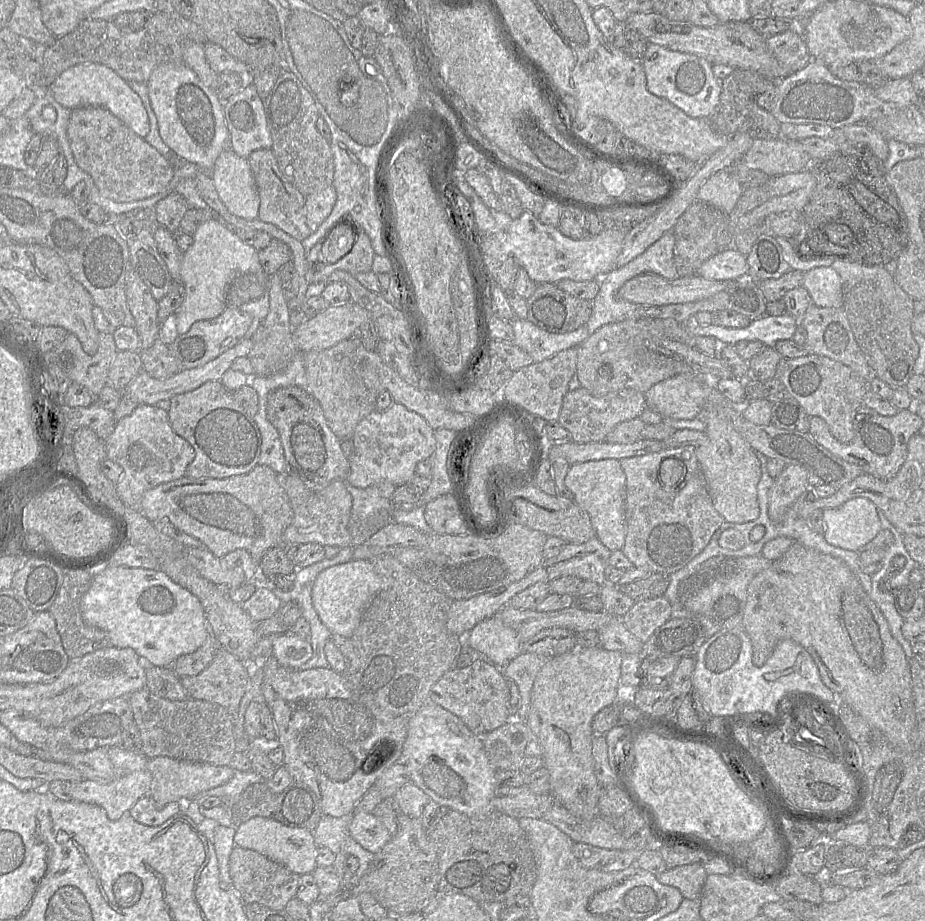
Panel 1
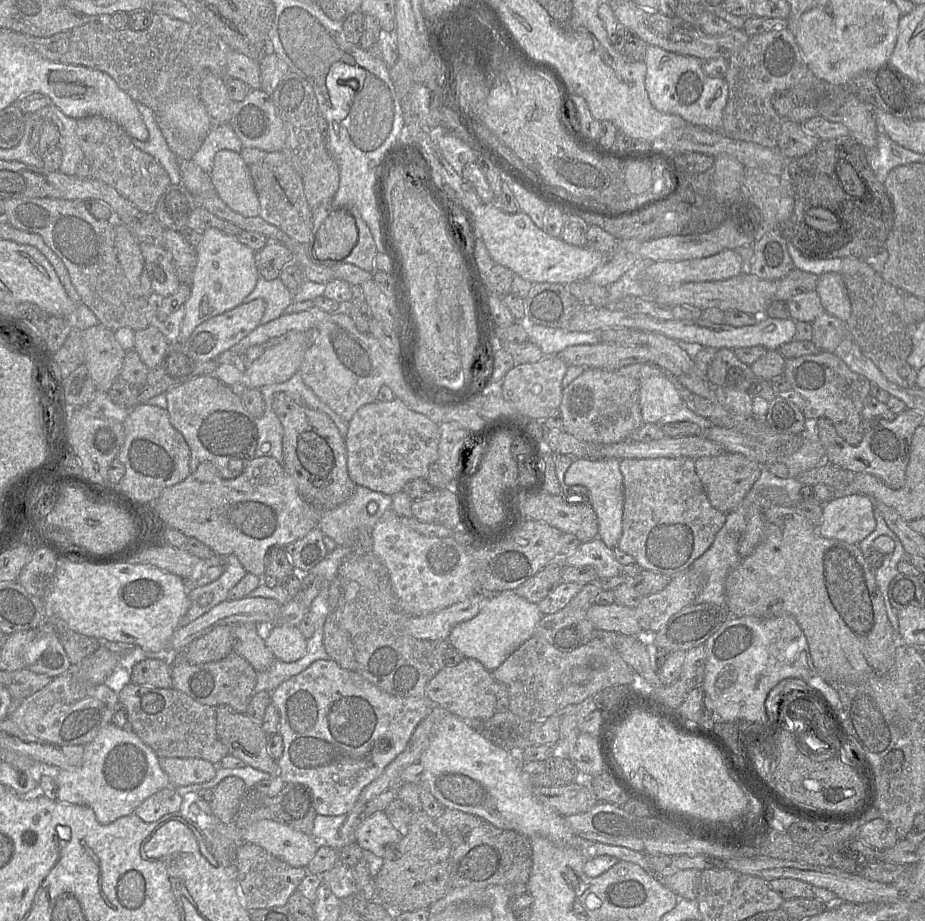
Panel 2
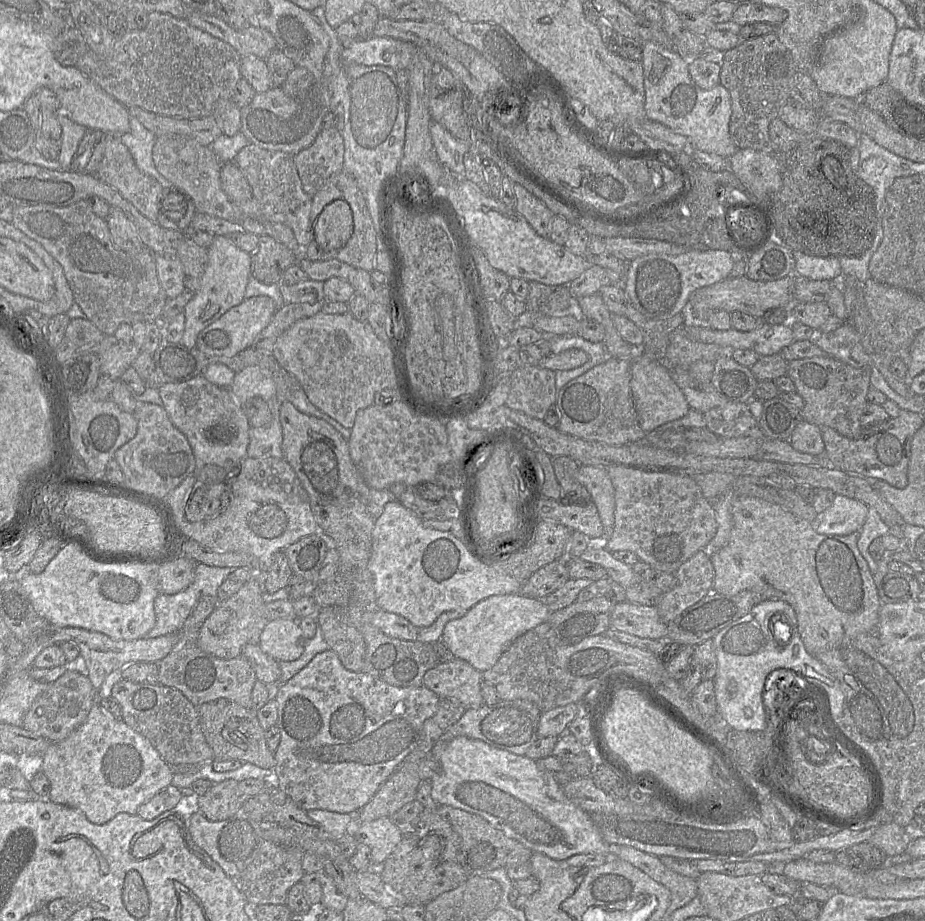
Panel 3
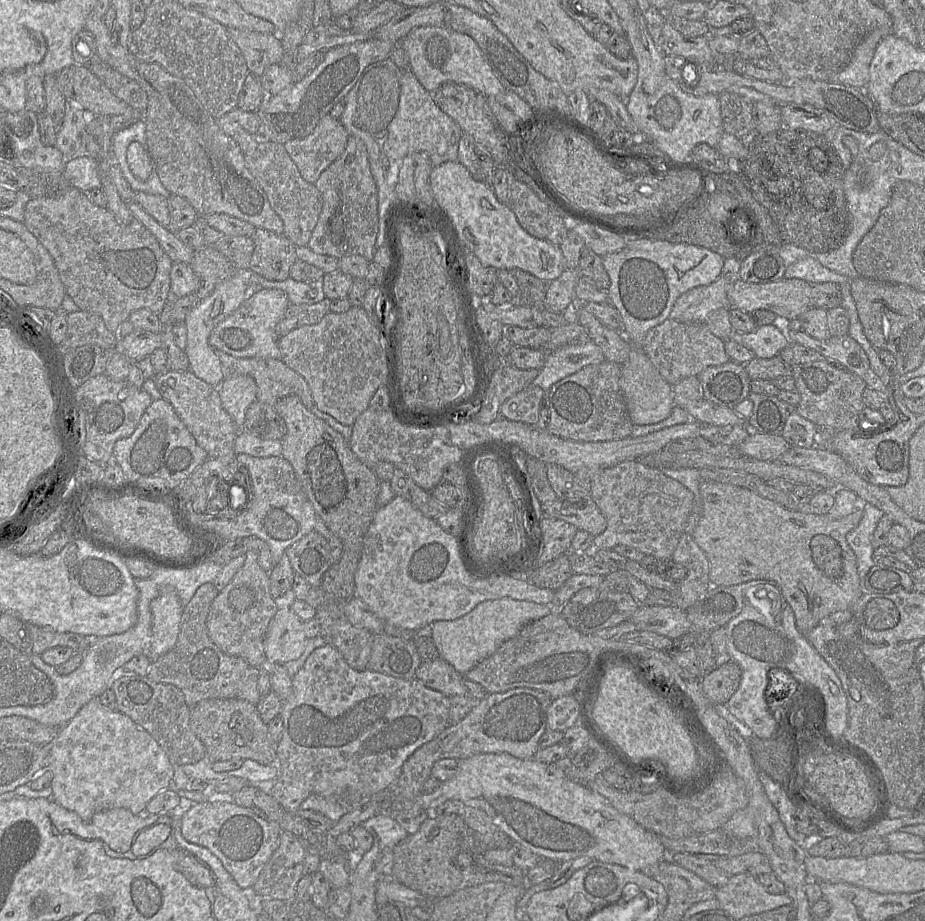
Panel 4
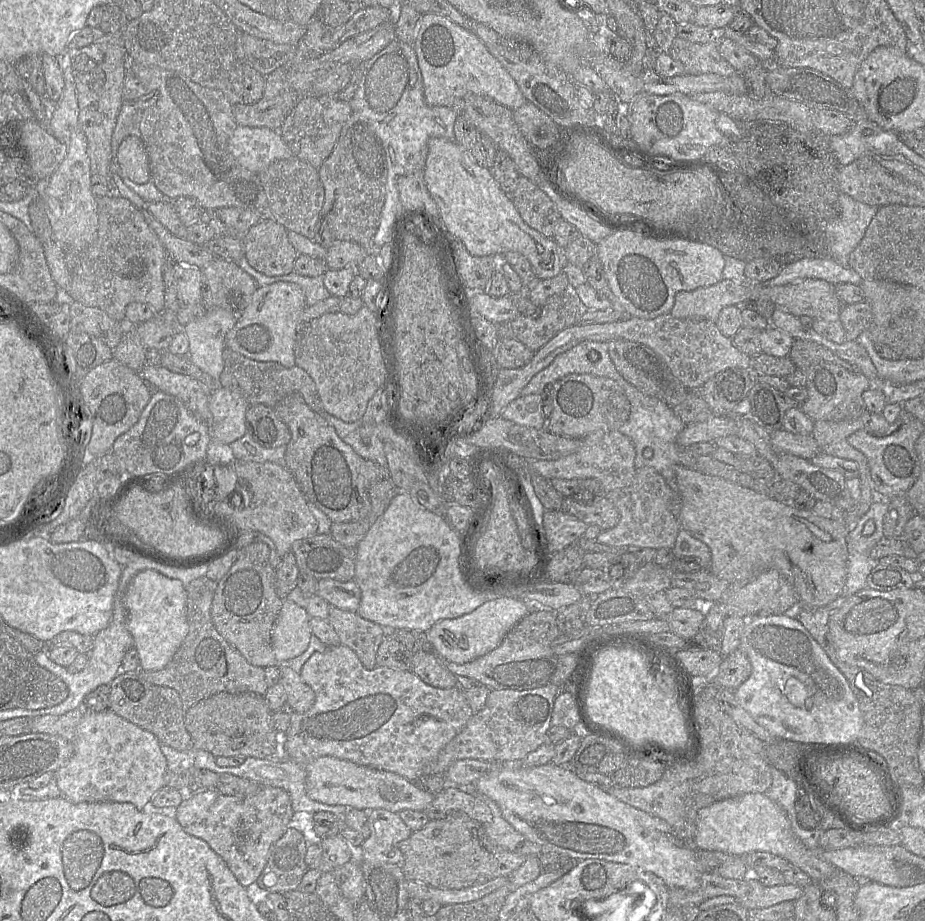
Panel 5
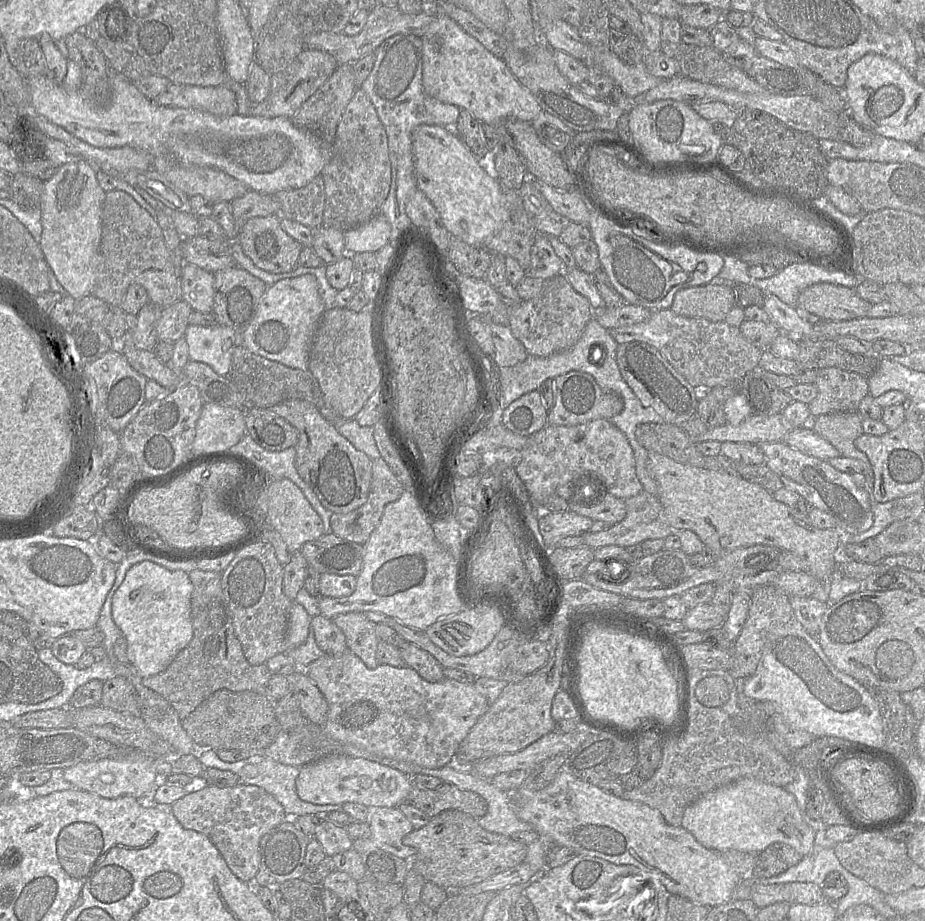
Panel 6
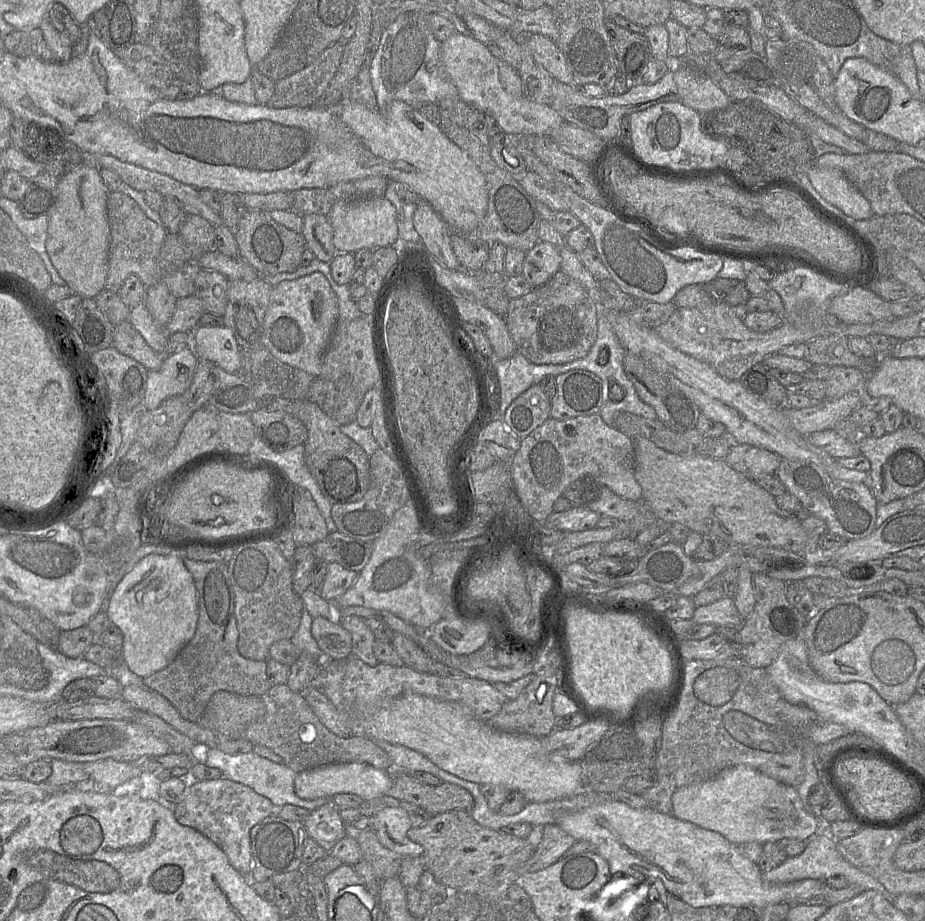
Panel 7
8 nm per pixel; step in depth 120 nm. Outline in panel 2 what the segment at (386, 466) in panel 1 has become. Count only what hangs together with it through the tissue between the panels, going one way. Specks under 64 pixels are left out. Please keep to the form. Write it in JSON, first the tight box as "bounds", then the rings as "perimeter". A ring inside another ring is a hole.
{"bounds":[348,399,439,496],"perimeter":[[[400,399],[372,402],[359,408],[348,423],[348,475],[356,486],[393,496],[409,481],[427,478],[429,466],[437,462],[439,442],[439,425],[410,410]]]}

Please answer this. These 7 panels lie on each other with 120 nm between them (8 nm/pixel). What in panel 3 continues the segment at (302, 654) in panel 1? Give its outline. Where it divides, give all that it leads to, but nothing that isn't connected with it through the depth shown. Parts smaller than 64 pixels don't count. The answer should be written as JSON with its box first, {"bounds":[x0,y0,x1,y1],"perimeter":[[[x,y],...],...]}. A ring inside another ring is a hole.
{"bounds":[259,618,304,662],"perimeter":[[[279,618],[265,625],[260,635],[259,646],[277,662],[295,661],[304,651],[304,640],[298,620]]]}

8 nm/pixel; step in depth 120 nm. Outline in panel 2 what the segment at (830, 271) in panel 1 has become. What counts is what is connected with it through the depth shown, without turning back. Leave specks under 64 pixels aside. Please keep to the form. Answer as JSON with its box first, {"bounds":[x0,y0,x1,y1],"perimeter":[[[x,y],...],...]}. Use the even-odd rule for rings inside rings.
{"bounds":[815,272,851,323],"perimeter":[[[837,272],[818,276],[815,291],[825,312],[846,323],[851,314],[851,303],[842,276]]]}

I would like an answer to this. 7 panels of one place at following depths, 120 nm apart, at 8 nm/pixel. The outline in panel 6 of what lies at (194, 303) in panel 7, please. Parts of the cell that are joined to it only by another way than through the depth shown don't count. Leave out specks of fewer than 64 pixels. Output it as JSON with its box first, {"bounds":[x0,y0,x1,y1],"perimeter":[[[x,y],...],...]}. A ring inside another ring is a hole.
{"bounds":[156,300,193,342],"perimeter":[[[180,300],[159,310],[156,321],[156,334],[159,341],[176,342],[185,335],[188,319],[193,311],[184,300]]]}

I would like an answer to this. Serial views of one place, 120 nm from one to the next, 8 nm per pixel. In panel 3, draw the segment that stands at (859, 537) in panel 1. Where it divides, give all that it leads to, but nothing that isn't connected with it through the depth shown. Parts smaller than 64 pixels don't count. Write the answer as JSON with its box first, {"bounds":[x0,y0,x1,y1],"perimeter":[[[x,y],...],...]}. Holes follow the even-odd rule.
{"bounds":[813,494,868,535],"perimeter":[[[837,494],[832,505],[813,522],[813,527],[817,533],[827,535],[849,535],[861,531],[868,508],[857,499]]]}

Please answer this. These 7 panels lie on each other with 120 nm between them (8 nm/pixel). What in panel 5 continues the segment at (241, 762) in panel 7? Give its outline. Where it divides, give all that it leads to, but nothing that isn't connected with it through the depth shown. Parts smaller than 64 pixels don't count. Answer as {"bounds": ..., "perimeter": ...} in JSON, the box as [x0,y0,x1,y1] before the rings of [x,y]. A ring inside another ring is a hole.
{"bounds":[194,750,348,817],"perimeter":[[[195,750],[194,766],[197,768],[209,769],[217,774],[232,774],[239,777],[254,780],[260,786],[277,787],[288,792],[292,809],[294,812],[307,812],[314,814],[317,812],[331,812],[337,816],[343,817],[348,808],[341,805],[328,805],[314,801],[309,798],[306,792],[306,771],[305,765],[299,765],[290,759],[259,759],[259,758],[246,758],[245,762],[237,767],[220,767],[216,763],[216,757],[210,752],[204,750]]]}

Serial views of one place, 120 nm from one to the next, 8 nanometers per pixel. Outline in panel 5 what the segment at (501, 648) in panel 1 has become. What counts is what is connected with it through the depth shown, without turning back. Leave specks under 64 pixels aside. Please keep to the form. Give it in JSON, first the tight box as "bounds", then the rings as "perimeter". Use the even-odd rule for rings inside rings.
{"bounds":[425,597,532,664],"perimeter":[[[500,597],[490,600],[468,614],[454,619],[443,619],[435,623],[425,632],[433,652],[442,660],[464,664],[494,650],[502,642],[507,633],[532,608],[522,600],[512,597]]]}

